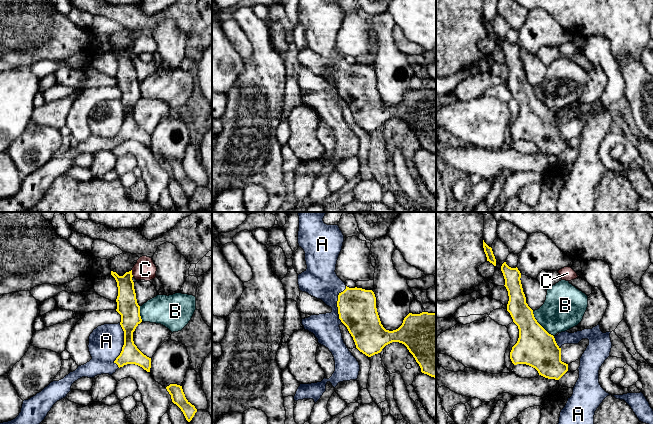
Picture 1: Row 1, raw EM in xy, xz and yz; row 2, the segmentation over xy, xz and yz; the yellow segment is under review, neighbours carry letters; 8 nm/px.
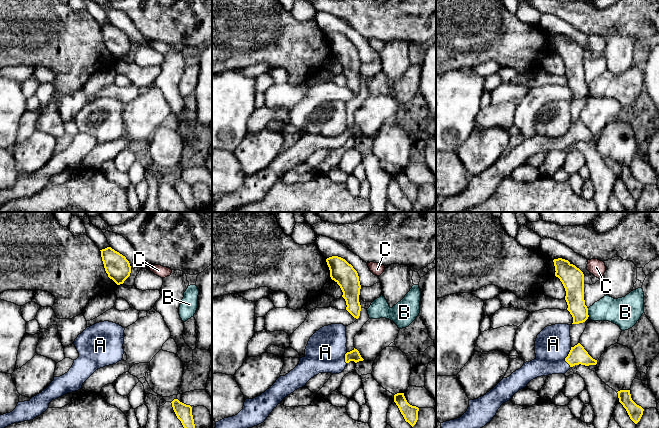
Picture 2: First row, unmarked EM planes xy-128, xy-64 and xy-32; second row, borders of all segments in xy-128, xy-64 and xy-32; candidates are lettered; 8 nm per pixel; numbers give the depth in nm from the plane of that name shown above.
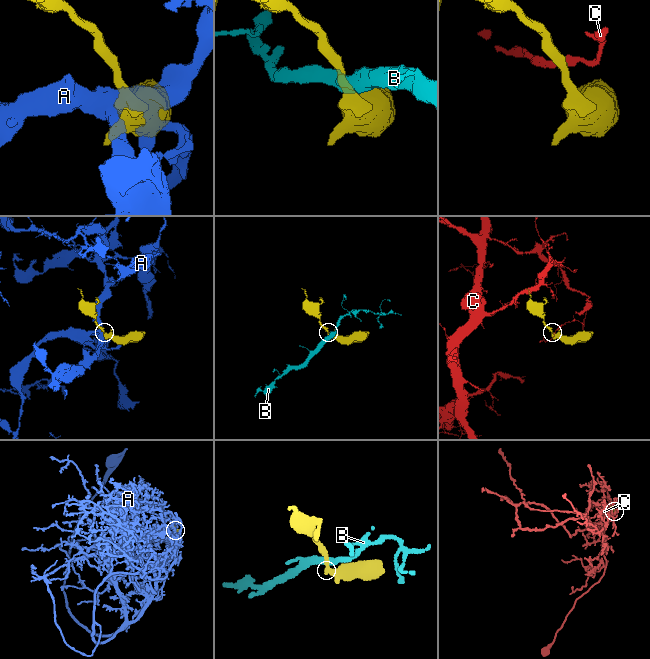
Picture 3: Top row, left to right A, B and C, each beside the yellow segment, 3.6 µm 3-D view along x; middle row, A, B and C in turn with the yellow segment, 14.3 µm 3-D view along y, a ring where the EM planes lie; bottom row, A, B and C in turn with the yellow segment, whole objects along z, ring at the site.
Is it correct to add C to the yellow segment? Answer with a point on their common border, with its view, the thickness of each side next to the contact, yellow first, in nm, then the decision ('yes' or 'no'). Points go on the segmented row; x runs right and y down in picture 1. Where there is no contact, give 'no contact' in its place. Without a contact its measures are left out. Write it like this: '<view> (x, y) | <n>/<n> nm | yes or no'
xy (131, 273) | 160/170 nm | no

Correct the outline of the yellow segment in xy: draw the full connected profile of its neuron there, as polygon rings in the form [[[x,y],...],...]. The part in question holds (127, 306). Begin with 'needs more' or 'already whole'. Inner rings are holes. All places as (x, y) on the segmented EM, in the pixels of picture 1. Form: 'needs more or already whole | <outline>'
needs more | [[[132,270],[119,276],[111,271],[118,287],[116,311],[121,315],[118,324],[98,326],[89,336],[89,352],[92,359],[70,372],[63,379],[51,382],[41,392],[24,400],[19,415],[0,424],[40,424],[53,405],[65,398],[72,384],[82,377],[112,375],[120,367],[135,364],[150,372],[151,358],[144,355],[134,344],[133,332],[142,322],[137,303]]]

